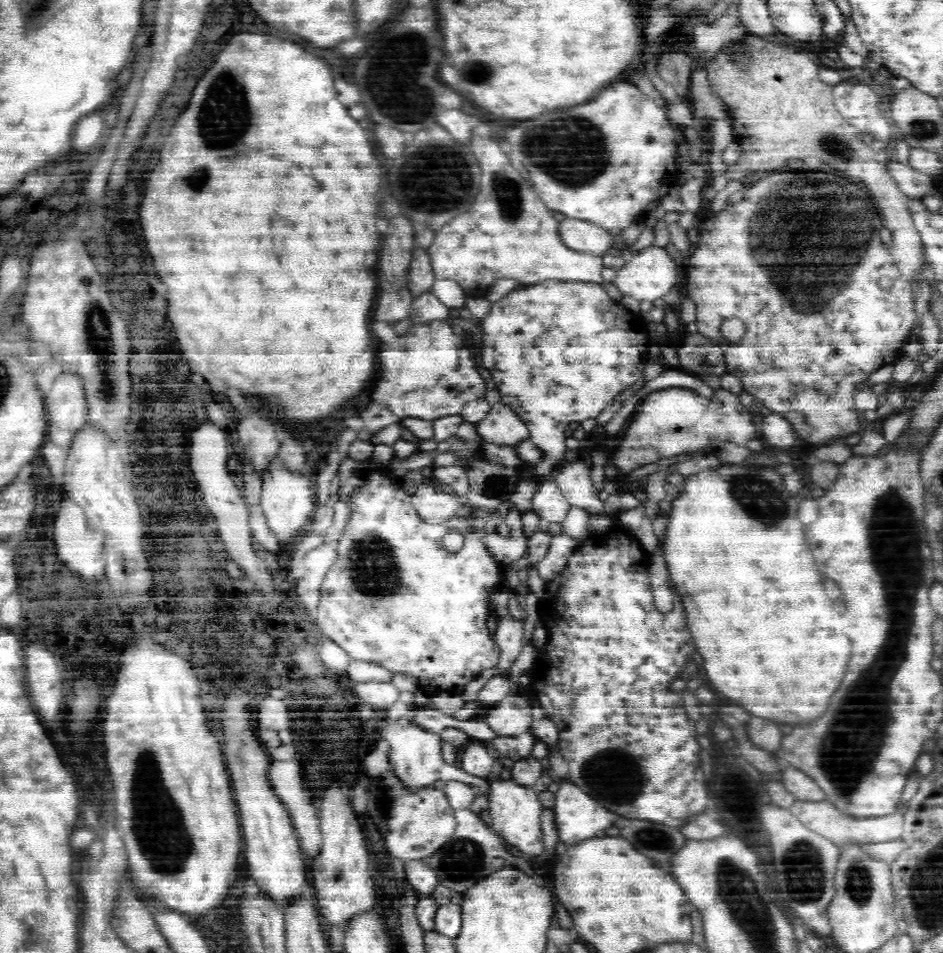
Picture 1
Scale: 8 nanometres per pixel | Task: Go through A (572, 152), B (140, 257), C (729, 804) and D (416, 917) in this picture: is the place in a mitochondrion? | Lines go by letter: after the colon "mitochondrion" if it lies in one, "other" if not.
A: mitochondrion
B: other
C: other
D: other

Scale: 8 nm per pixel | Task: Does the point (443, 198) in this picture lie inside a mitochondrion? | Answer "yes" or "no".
yes

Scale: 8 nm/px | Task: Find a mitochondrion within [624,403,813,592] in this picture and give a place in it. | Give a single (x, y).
(764, 502)

